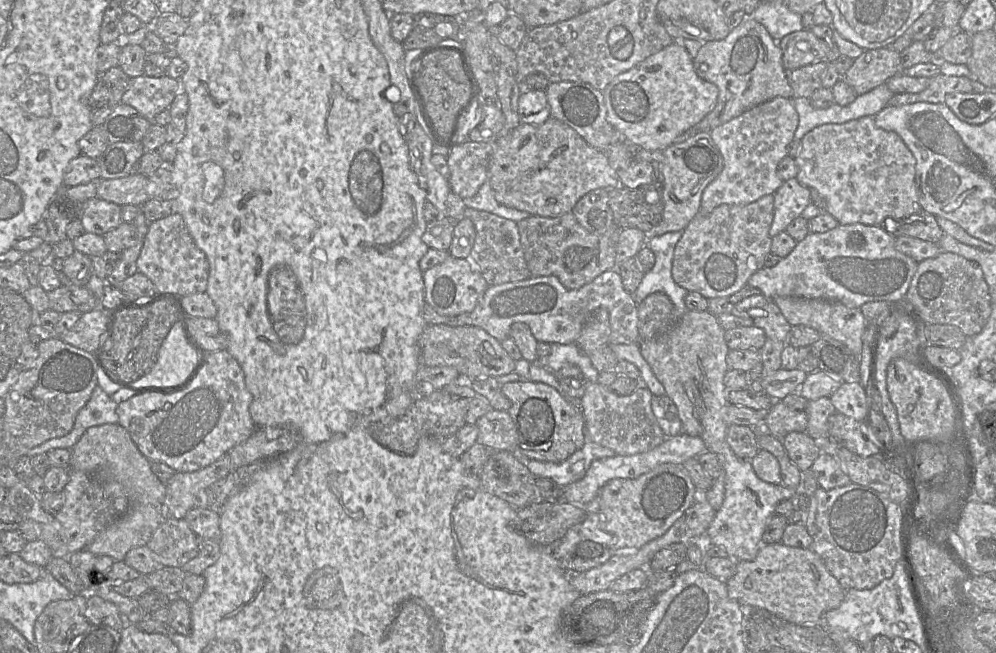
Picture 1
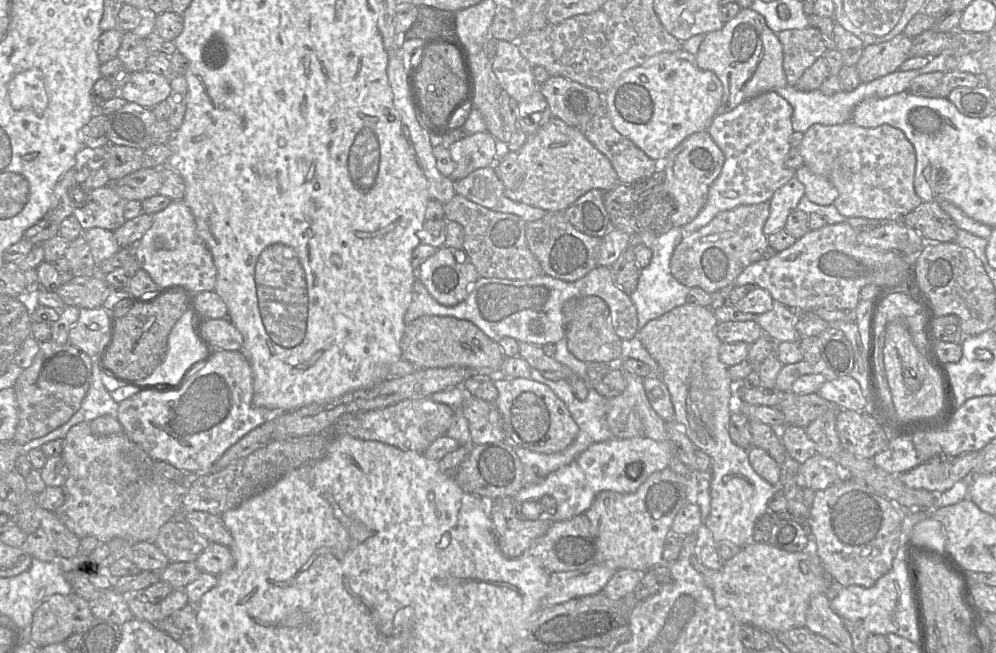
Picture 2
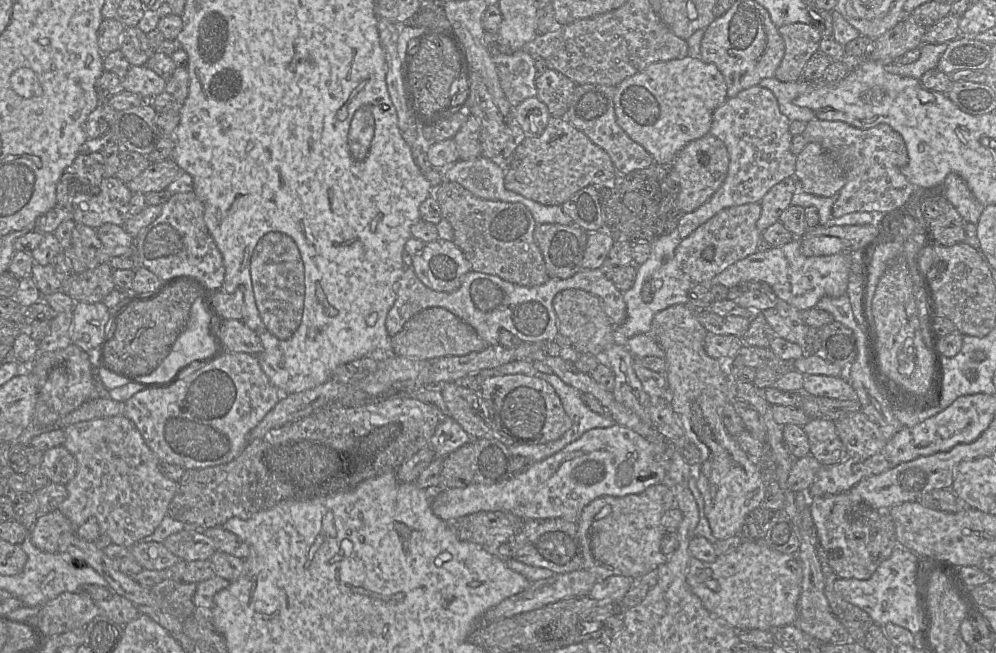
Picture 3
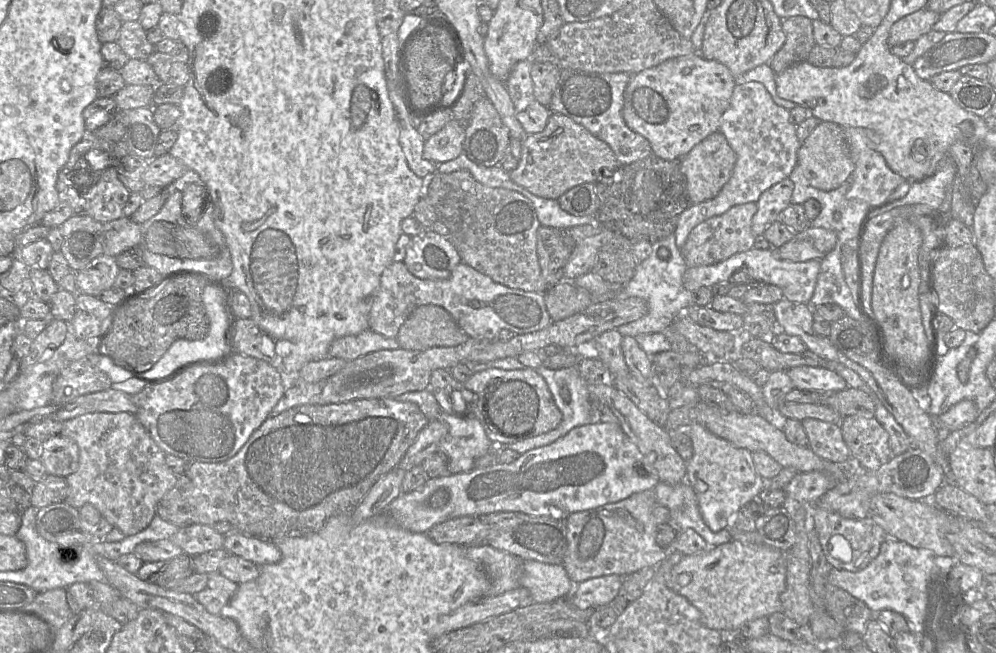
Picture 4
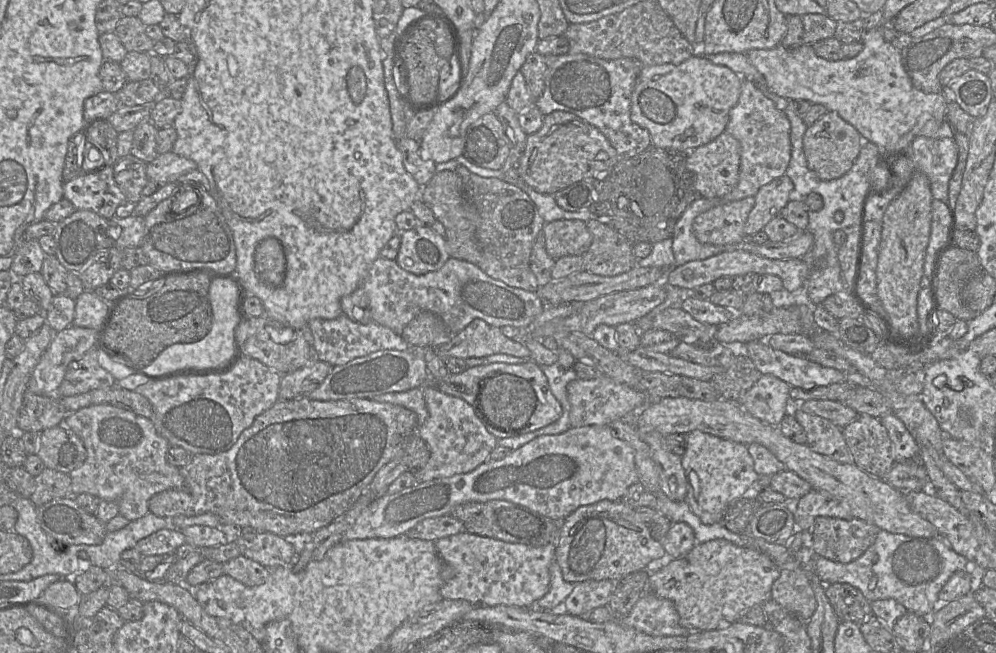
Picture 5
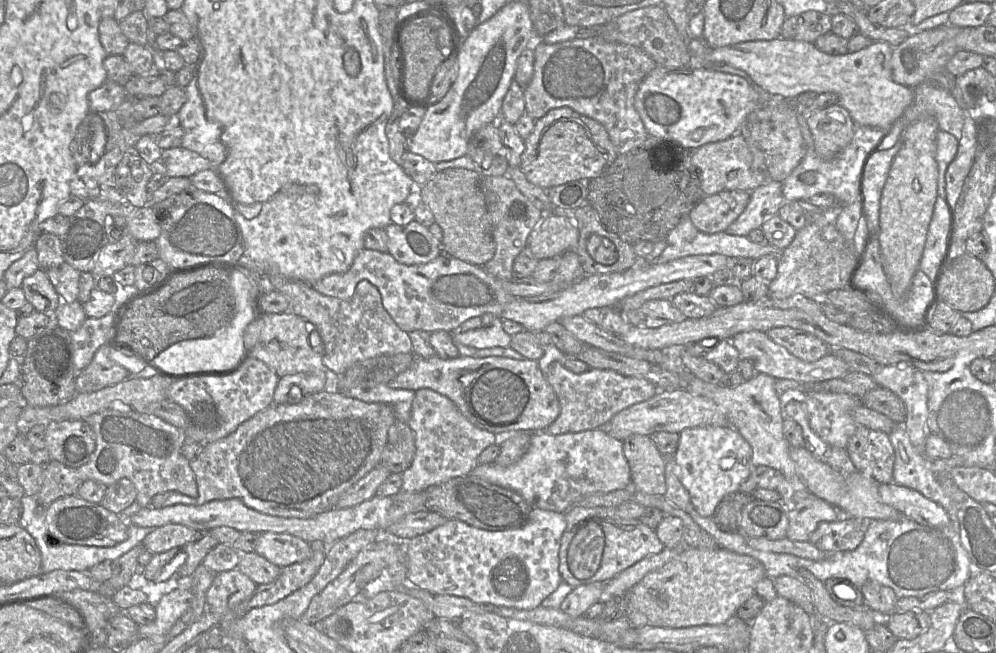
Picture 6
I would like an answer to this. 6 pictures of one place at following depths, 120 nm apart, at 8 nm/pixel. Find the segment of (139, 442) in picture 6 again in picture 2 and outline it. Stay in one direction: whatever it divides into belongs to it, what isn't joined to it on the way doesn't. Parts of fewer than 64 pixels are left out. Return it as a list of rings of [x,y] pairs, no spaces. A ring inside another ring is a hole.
[[[81,422],[74,425],[69,429],[64,438],[64,447],[62,449],[62,457],[67,467],[67,480],[63,486],[65,501],[64,503],[56,509],[54,512],[61,522],[79,539],[86,536],[94,536],[99,542],[109,542],[113,538],[121,538],[128,541],[130,544],[136,544],[141,541],[154,541],[160,528],[167,523],[173,516],[177,513],[182,513],[182,497],[186,490],[182,487],[181,483],[173,483],[160,476],[158,473],[154,473],[151,480],[144,480],[137,473],[135,467],[133,466],[132,460],[132,450],[137,446],[124,432],[119,434],[110,435],[97,435],[93,433],[90,422]]]

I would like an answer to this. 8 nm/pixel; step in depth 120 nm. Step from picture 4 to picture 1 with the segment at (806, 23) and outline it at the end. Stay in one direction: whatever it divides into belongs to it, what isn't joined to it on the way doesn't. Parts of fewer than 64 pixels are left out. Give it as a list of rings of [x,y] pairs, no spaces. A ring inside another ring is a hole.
[[[811,29],[793,32],[778,41],[785,71],[798,69],[825,58],[825,46]]]

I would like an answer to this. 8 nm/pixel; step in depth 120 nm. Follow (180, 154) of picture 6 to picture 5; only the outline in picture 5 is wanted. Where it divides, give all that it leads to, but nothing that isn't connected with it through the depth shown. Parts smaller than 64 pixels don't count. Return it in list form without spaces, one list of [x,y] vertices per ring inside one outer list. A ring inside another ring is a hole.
[[[169,151],[159,154],[147,164],[147,176],[149,181],[165,185],[177,183],[180,176],[195,169],[197,165],[194,161]]]

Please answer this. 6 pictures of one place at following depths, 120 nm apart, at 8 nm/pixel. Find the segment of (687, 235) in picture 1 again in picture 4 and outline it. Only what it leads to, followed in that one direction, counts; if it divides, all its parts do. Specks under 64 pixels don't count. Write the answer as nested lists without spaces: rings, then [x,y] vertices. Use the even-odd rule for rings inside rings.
[[[746,203],[732,207],[720,216],[712,217],[697,225],[689,234],[681,249],[687,267],[710,266],[727,260],[731,256],[754,248],[755,236],[752,232],[752,219],[757,212],[756,203]]]

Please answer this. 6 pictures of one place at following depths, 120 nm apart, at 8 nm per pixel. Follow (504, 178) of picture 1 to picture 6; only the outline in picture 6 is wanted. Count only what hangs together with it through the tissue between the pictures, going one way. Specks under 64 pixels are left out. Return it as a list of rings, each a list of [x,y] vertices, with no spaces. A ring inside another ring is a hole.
[[[568,107],[552,109],[535,120],[534,128],[530,135],[524,139],[524,143],[525,149],[521,155],[520,169],[529,182],[544,190],[572,181],[594,179],[600,176],[618,156],[602,124]]]

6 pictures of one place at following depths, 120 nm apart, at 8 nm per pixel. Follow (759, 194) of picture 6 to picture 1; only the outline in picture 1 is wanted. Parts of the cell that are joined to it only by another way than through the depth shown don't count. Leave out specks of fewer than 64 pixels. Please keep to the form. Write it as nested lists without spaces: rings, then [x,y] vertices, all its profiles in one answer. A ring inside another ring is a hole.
[[[797,178],[783,182],[774,196],[774,218],[769,233],[771,238],[782,231],[812,203],[810,189]]]

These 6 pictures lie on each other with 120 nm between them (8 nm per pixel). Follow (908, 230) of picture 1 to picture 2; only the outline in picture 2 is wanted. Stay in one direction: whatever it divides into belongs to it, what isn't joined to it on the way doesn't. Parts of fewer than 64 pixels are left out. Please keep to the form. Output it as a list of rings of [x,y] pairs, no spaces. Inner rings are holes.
[[[923,201],[899,221],[918,231],[928,243],[953,242],[957,236],[957,225],[936,201]]]

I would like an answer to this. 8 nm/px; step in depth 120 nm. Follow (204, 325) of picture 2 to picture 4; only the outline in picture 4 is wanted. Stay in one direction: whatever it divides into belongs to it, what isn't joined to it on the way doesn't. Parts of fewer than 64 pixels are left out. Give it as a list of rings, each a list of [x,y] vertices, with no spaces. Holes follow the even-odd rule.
[[[251,318],[237,319],[230,334],[236,353],[272,363],[276,340],[266,334]]]

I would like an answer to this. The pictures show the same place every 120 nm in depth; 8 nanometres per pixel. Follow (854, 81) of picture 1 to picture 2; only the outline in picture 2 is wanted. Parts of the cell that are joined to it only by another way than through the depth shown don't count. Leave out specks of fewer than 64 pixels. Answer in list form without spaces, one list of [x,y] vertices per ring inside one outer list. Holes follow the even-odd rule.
[[[901,33],[889,41],[865,45],[855,65],[862,83],[871,82],[900,69],[909,57],[912,39]]]

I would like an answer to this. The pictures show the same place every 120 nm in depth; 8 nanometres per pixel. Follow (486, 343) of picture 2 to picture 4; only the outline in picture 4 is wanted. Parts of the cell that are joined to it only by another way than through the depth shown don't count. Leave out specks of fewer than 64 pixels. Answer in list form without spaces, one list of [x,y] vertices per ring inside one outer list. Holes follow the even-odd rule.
[[[433,304],[416,308],[404,321],[396,337],[400,348],[406,350],[457,346],[468,338],[443,307]]]

